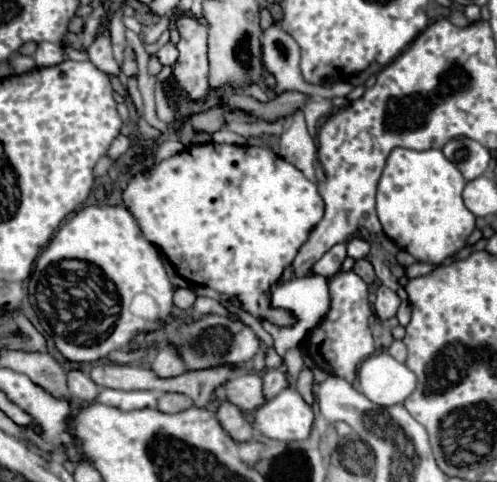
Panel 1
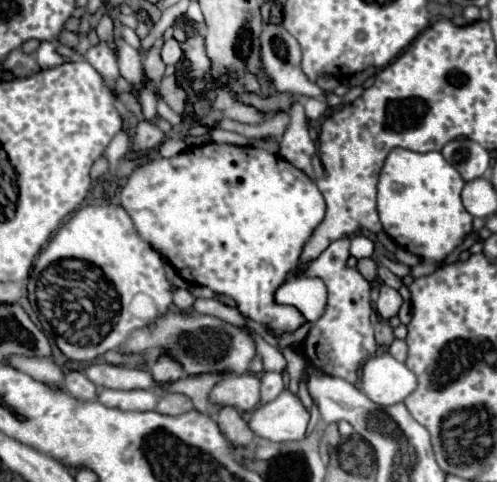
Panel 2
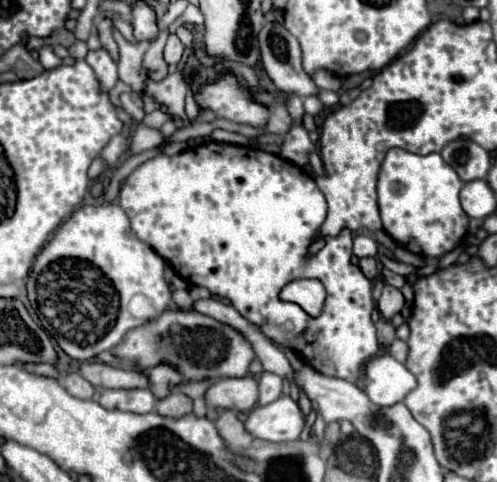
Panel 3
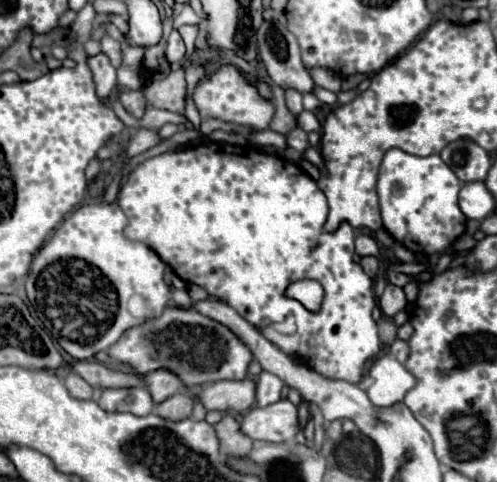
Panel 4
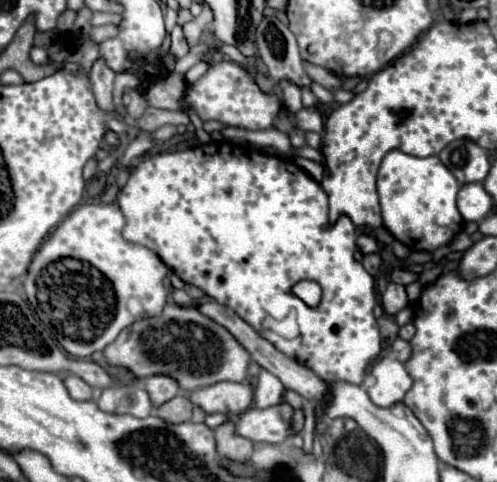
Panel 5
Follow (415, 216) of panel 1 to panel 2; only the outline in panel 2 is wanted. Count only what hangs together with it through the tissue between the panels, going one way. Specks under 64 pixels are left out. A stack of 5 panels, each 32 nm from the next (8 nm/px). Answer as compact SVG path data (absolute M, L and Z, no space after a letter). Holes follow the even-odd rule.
M394 148L384 160L380 180L378 180L378 214L384 226L384 232L396 240L402 248L412 252L422 260L442 262L452 250L456 250L464 238L472 232L472 216L462 206L460 192L464 188L462 176L452 168L440 152L418 154L404 148Z

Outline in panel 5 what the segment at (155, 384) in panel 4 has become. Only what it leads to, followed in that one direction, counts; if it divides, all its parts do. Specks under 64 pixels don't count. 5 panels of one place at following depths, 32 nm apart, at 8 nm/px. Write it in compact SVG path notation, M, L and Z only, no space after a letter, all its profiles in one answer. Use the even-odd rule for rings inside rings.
M150 376L142 384L144 384L146 392L150 394L150 400L152 400L154 408L160 408L162 404L166 404L168 400L172 400L174 396L180 394L180 388L178 388L176 380L168 378L168 376Z

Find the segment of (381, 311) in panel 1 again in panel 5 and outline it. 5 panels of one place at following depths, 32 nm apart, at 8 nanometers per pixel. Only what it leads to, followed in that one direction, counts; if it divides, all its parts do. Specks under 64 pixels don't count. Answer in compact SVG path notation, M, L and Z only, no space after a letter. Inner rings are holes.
M390 282L386 292L382 294L382 306L386 310L386 314L396 314L400 312L404 306L408 304L408 296L406 296L406 286L404 284L394 284Z

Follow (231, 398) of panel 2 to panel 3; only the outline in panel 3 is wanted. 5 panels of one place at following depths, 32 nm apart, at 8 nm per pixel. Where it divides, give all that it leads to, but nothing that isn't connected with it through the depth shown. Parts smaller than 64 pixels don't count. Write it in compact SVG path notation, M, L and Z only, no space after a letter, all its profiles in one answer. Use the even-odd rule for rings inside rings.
M250 376L240 380L216 380L204 394L208 408L250 412L258 402L258 382Z

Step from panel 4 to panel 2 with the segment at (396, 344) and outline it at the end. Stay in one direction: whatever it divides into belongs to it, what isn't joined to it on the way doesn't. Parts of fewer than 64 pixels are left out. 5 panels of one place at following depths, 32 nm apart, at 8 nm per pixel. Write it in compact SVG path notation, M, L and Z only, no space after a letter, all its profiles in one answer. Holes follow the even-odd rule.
M394 340L394 342L392 342L392 346L388 348L388 352L390 352L396 360L404 362L404 360L406 360L406 354L408 354L408 346L406 346L406 342L404 342L404 340Z

